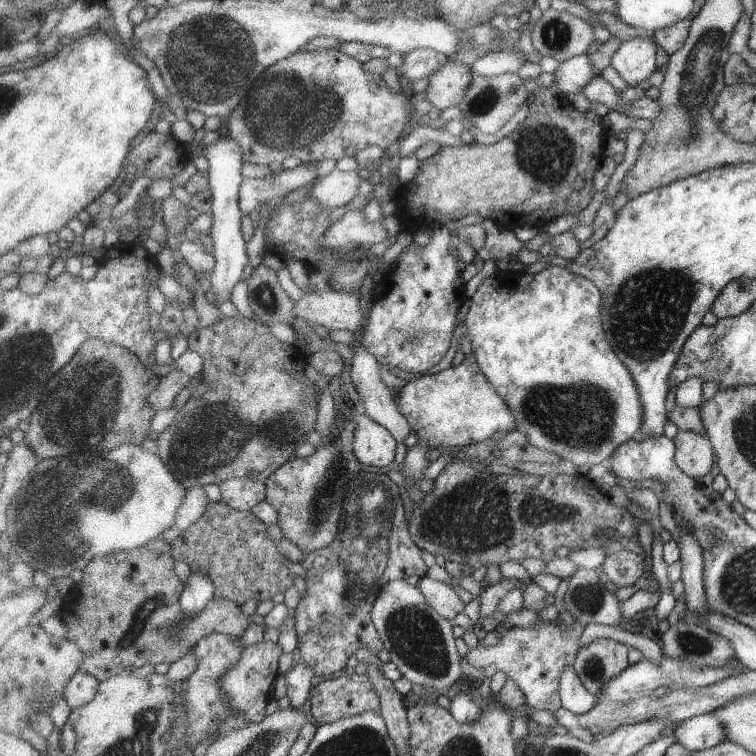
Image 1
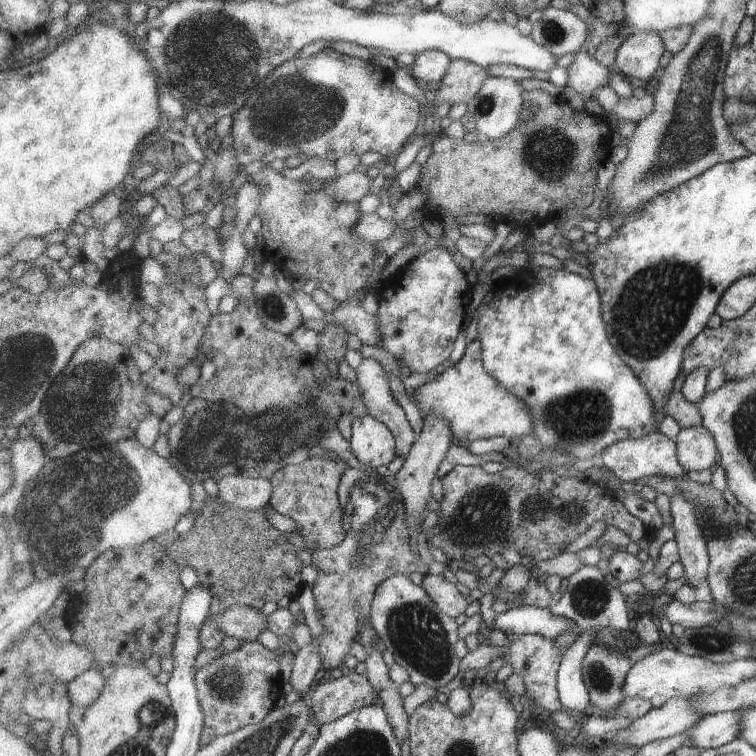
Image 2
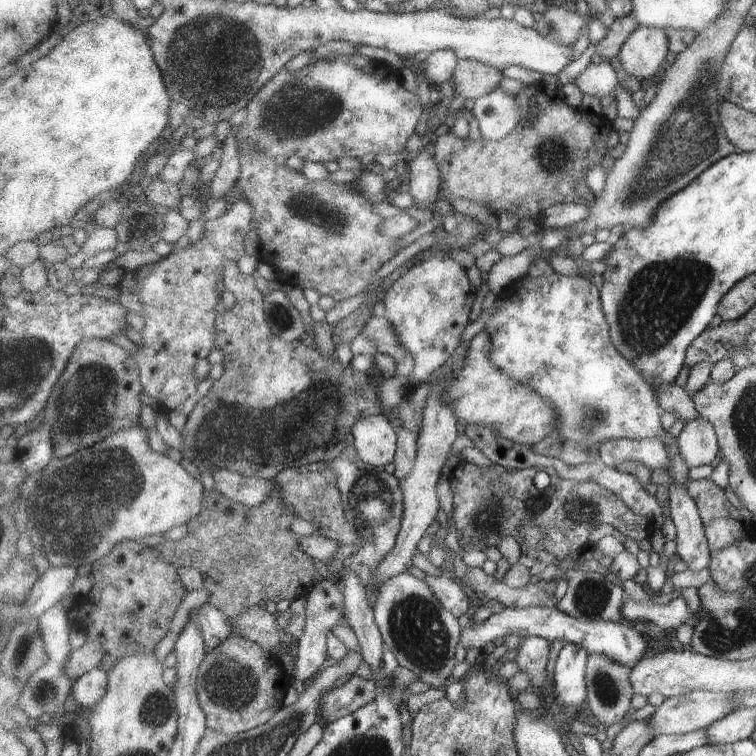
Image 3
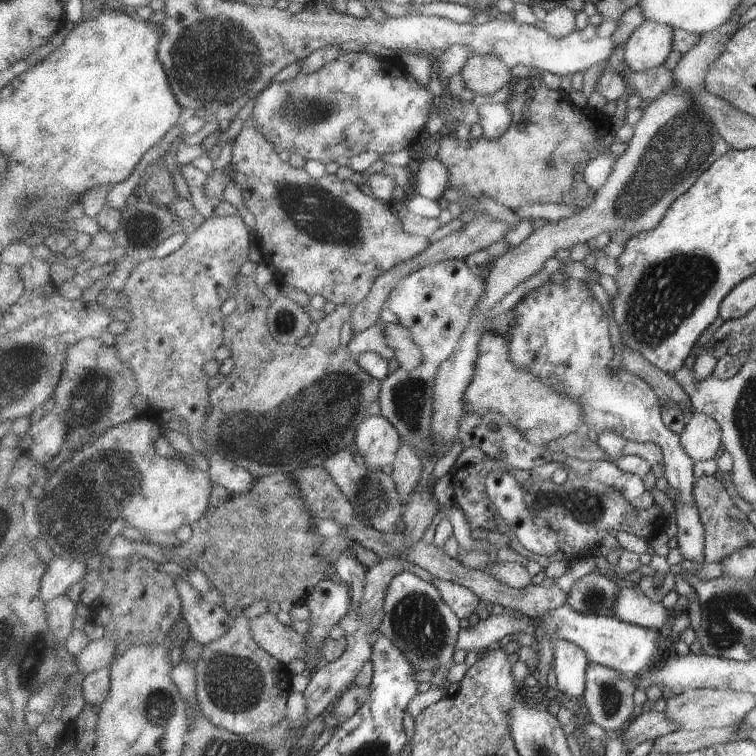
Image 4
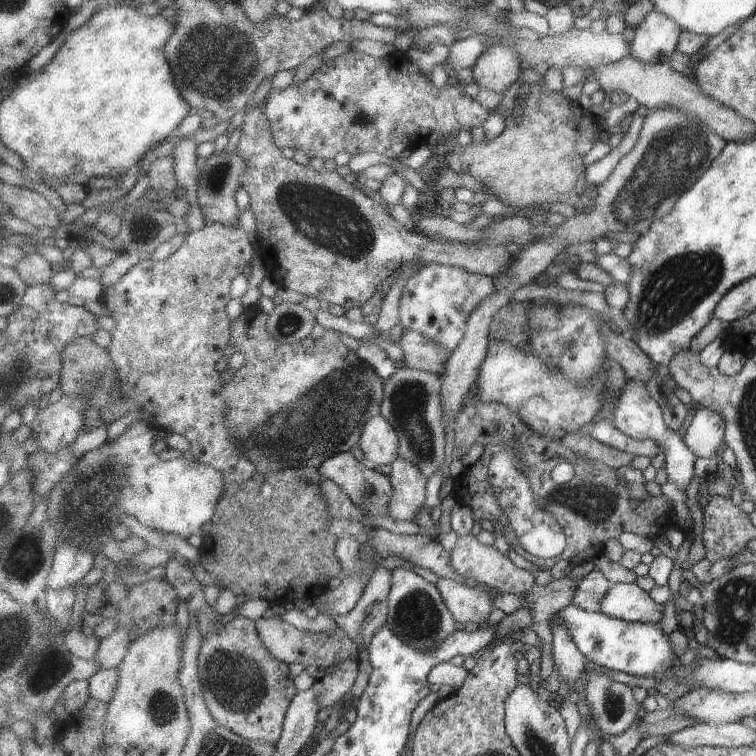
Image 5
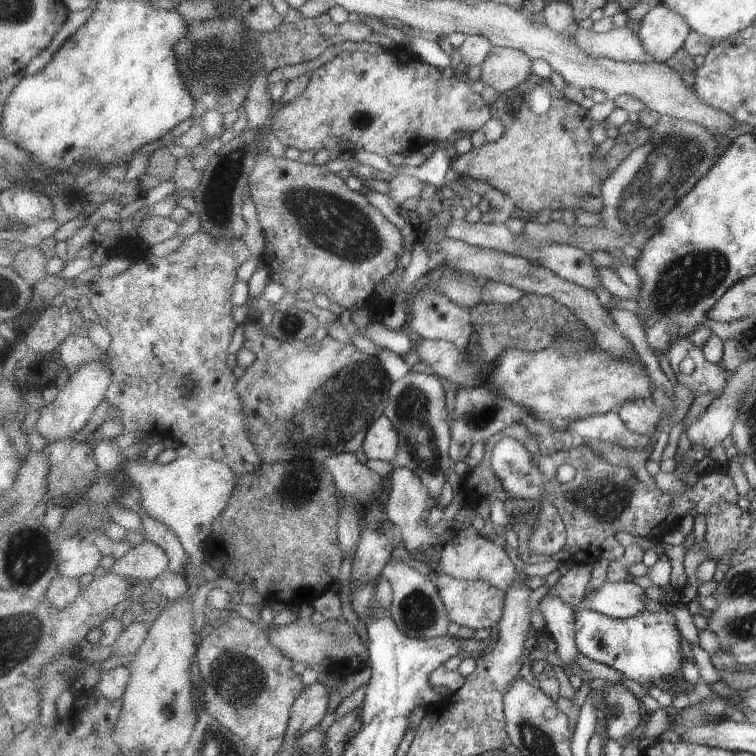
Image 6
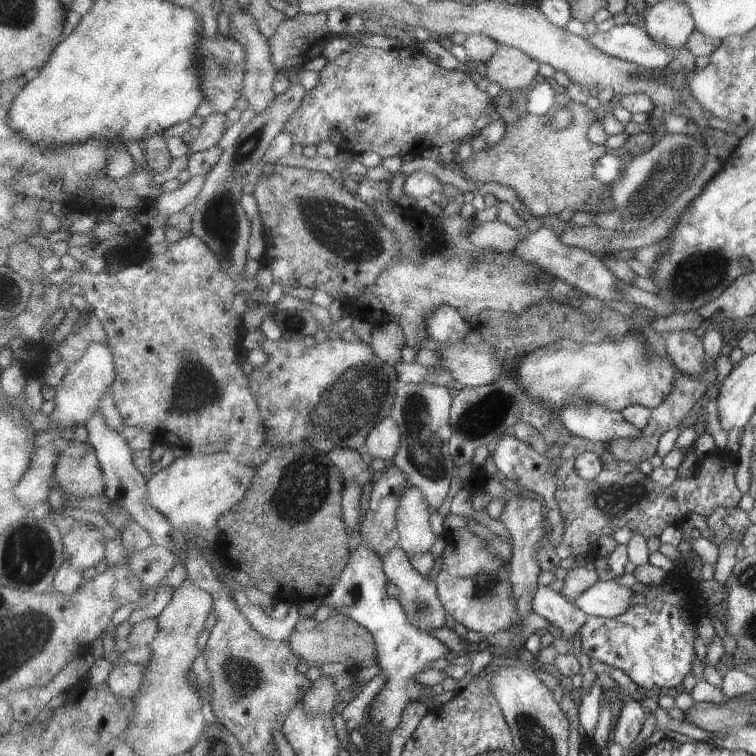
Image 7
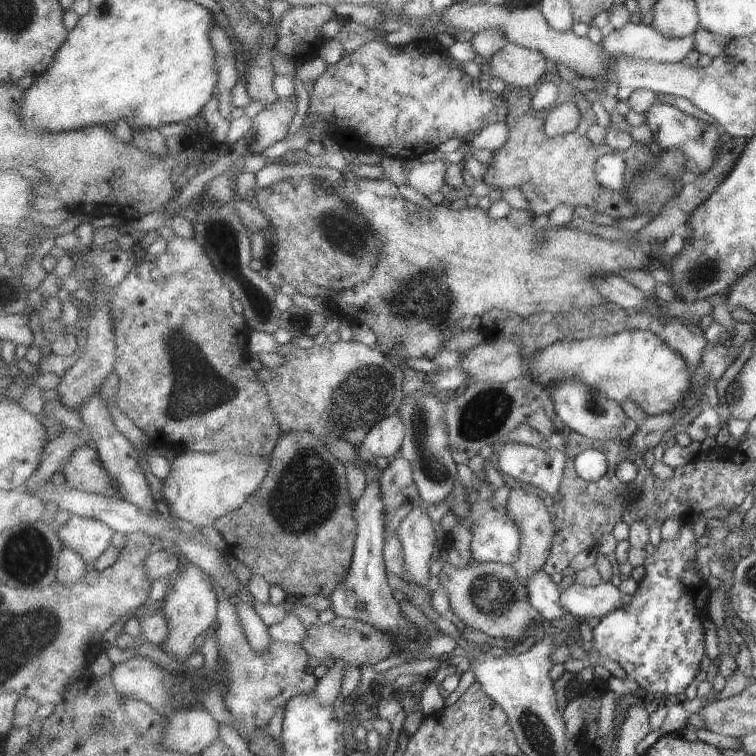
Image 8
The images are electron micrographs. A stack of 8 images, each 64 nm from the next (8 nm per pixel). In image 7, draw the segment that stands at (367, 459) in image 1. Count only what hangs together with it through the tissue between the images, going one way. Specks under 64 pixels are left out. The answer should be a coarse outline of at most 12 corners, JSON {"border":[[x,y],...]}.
{"border":[[393,417],[377,423],[366,438],[372,459],[394,460],[403,432]]}

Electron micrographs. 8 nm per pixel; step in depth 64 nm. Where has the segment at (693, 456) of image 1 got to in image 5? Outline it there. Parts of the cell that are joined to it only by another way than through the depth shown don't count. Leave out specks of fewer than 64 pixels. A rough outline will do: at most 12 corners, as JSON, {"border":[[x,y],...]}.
{"border":[[711,408],[692,416],[683,442],[695,458],[725,447],[725,418]]}

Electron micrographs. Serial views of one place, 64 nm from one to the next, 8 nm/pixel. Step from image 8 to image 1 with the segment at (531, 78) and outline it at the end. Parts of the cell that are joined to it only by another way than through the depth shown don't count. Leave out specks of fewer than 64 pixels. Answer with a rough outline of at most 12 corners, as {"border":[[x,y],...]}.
{"border":[[449,62],[431,74],[423,98],[439,110],[459,107],[475,78]]}

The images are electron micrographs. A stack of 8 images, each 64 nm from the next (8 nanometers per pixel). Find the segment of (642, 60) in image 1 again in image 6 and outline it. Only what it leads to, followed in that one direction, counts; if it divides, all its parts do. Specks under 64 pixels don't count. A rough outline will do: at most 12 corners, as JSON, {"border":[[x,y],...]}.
{"border":[[659,3],[638,33],[662,63],[685,46],[693,27]]}

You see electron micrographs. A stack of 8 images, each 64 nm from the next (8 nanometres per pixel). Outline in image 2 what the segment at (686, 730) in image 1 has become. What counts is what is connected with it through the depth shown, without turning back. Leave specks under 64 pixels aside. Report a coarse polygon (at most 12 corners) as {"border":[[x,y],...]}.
{"border":[[745,710],[706,715],[687,730],[695,747],[739,739]]}

